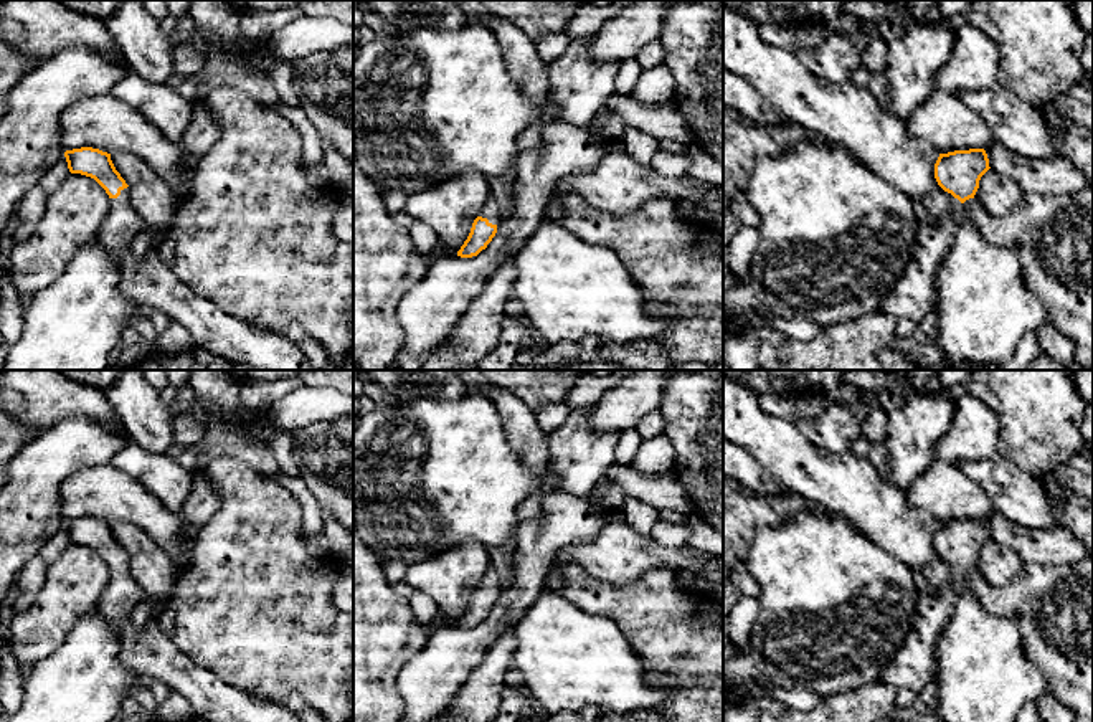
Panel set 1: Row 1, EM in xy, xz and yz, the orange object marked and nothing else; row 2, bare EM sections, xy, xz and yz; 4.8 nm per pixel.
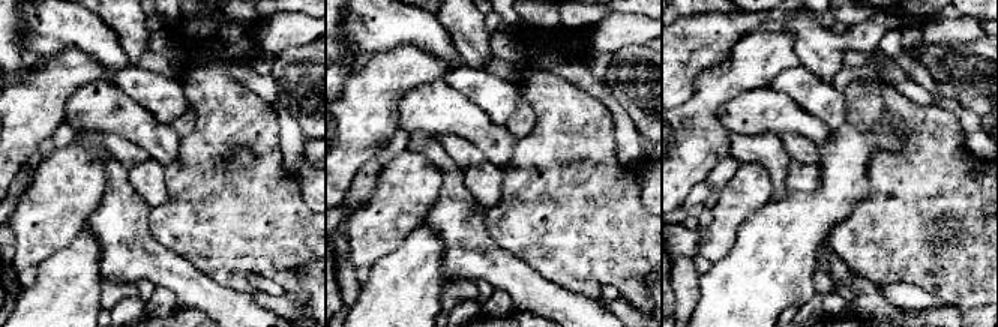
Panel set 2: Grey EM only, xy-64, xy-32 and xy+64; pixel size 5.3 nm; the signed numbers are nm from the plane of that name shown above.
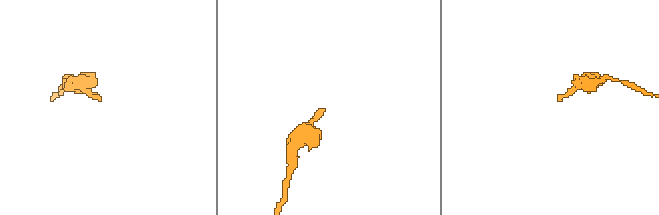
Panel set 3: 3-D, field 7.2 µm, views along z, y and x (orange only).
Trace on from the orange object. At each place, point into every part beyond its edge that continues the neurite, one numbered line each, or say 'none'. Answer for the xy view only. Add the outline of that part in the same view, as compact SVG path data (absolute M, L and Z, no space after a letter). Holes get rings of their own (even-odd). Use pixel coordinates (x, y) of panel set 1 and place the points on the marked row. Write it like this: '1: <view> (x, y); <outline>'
1: xy (146, 281); M127 187L121 190L117 198L111 198L109 218L97 233L97 241L101 246L109 251L121 266L121 289L127 299L130 299L142 311L162 311L172 322L182 324L188 329L195 347L246 365L249 370L315 370L299 344L294 340L225 314L210 299L201 297L185 286L162 263L155 248L150 248L145 258L134 258L129 251L129 241L142 228L142 225L142 218L130 205Z

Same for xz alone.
1: xz (491, 210); M490 197L485 202L485 205L482 207L479 216L487 218L489 223L497 225L497 226L502 223L500 208Z

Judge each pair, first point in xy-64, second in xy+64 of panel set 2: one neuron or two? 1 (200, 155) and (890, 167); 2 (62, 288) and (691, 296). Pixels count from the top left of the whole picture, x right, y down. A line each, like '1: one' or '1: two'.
1: one
2: two

